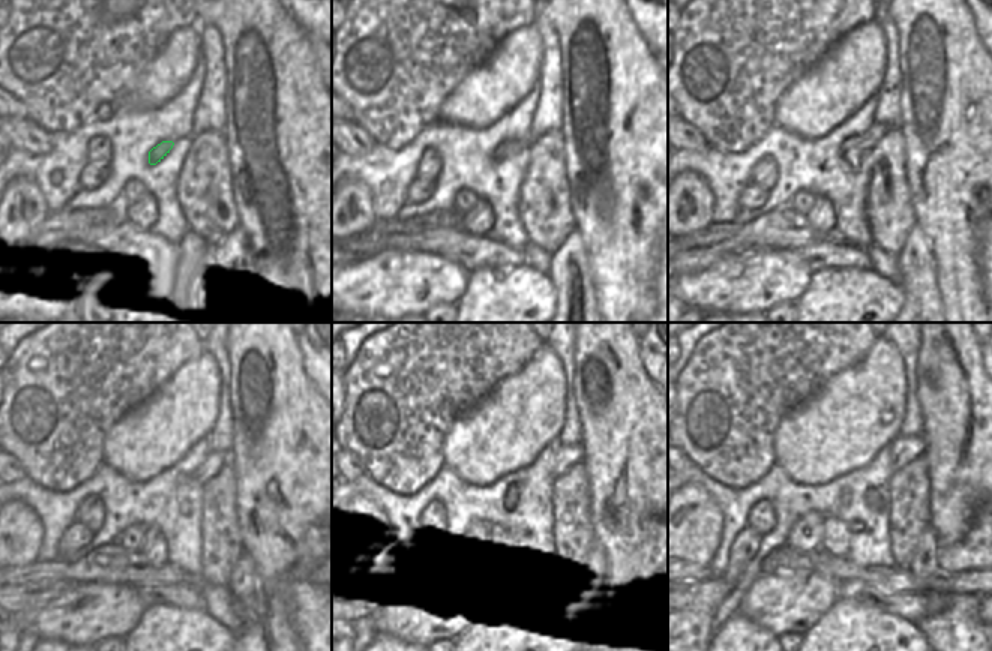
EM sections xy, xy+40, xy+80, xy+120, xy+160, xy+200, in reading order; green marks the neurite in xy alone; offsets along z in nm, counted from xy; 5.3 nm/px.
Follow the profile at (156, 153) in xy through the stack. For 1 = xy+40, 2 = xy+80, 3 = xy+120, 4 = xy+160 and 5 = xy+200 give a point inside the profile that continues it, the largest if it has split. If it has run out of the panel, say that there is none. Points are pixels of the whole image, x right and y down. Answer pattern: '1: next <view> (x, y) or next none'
1: next xy+40 (508, 147)
2: next xy+80 (866, 141)
3: next xy+120 (213, 462)
4: next xy+160 (568, 455)
5: next xy+200 (902, 450)

